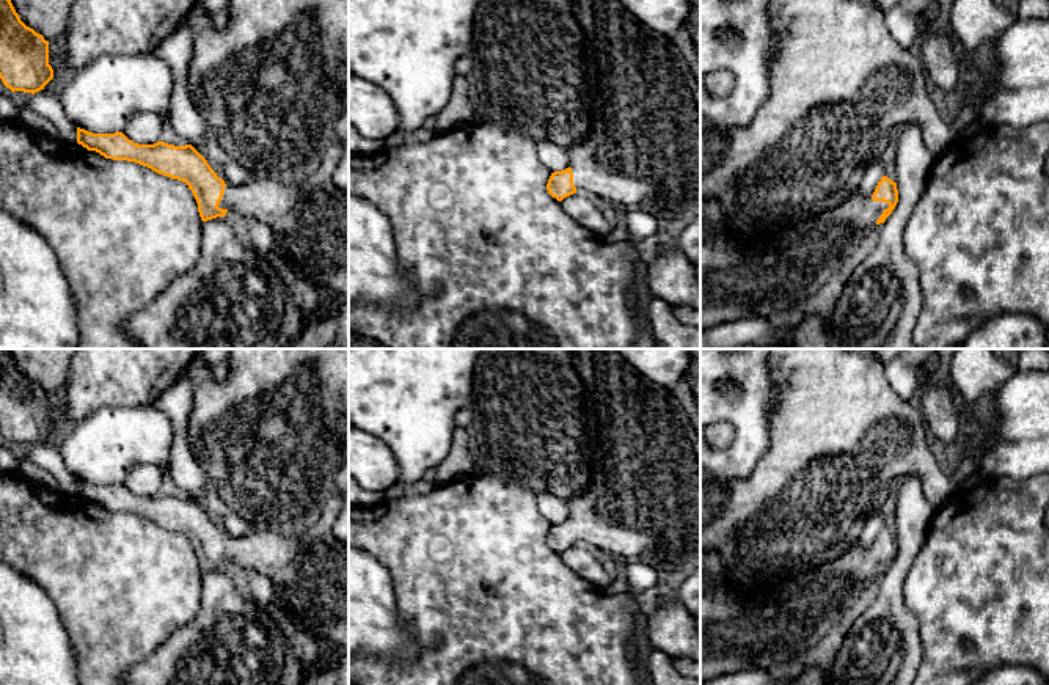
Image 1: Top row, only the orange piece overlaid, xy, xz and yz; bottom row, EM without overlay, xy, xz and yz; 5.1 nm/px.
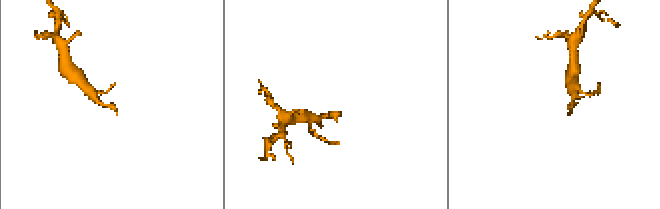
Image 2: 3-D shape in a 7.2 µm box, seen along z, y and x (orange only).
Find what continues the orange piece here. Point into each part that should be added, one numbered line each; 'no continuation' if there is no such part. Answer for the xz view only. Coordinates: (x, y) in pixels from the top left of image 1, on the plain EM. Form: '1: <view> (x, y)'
1: xz (644, 498)

